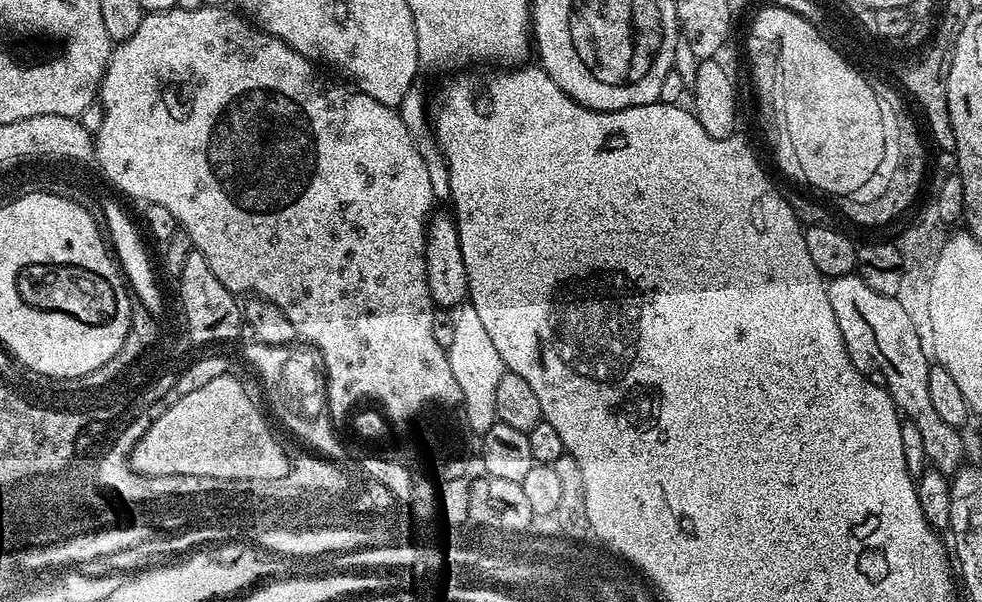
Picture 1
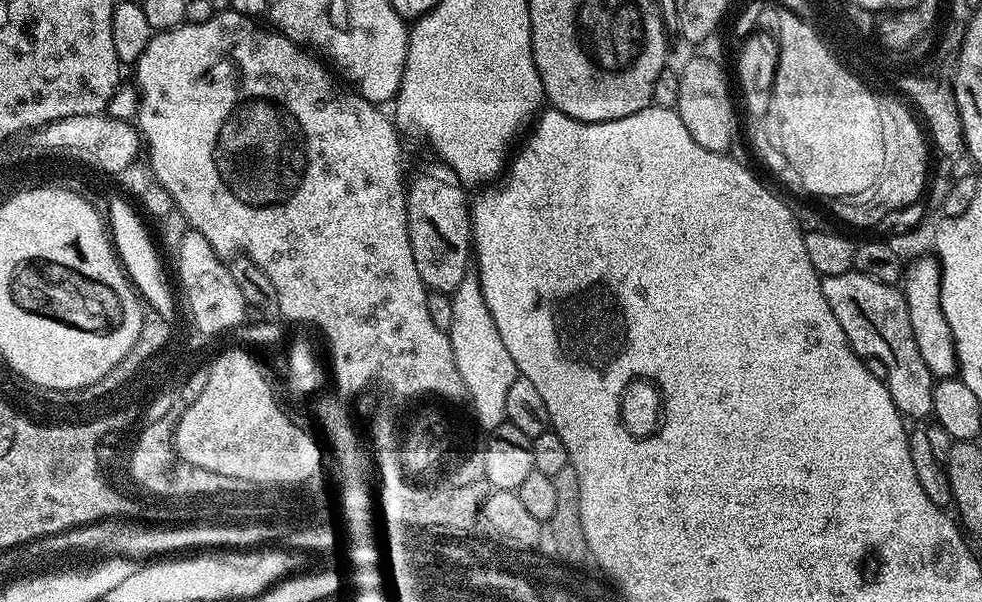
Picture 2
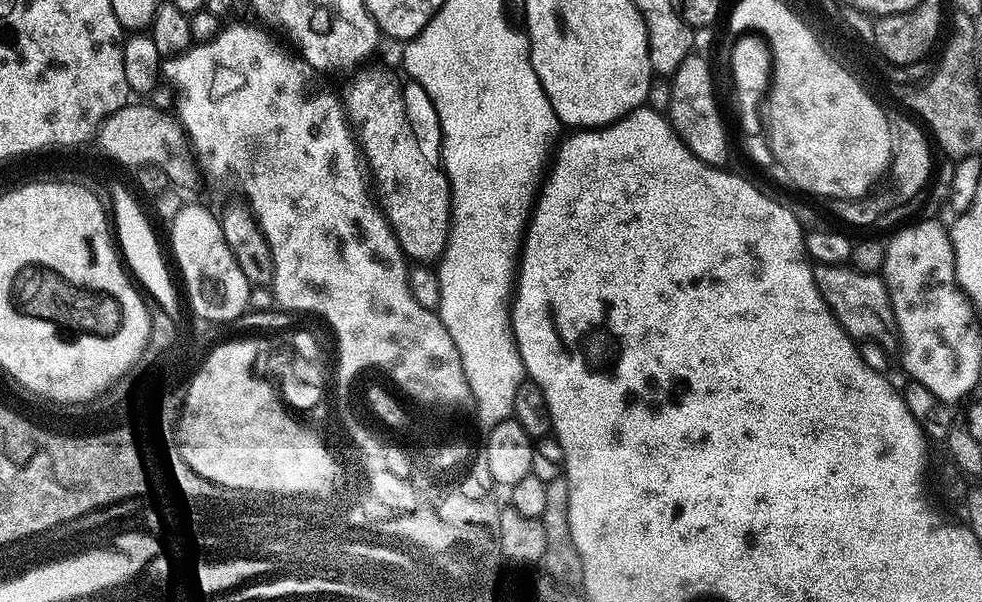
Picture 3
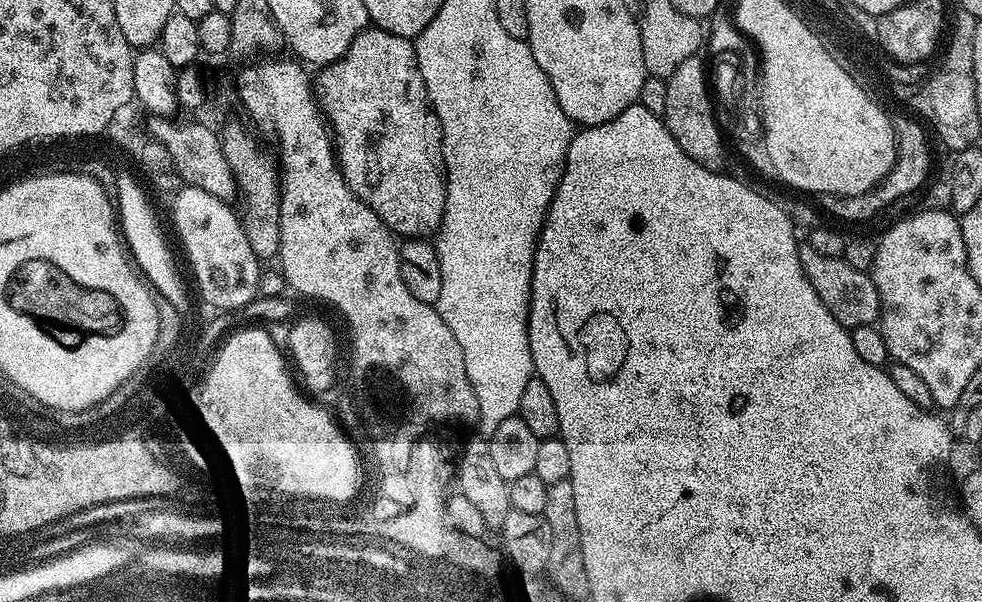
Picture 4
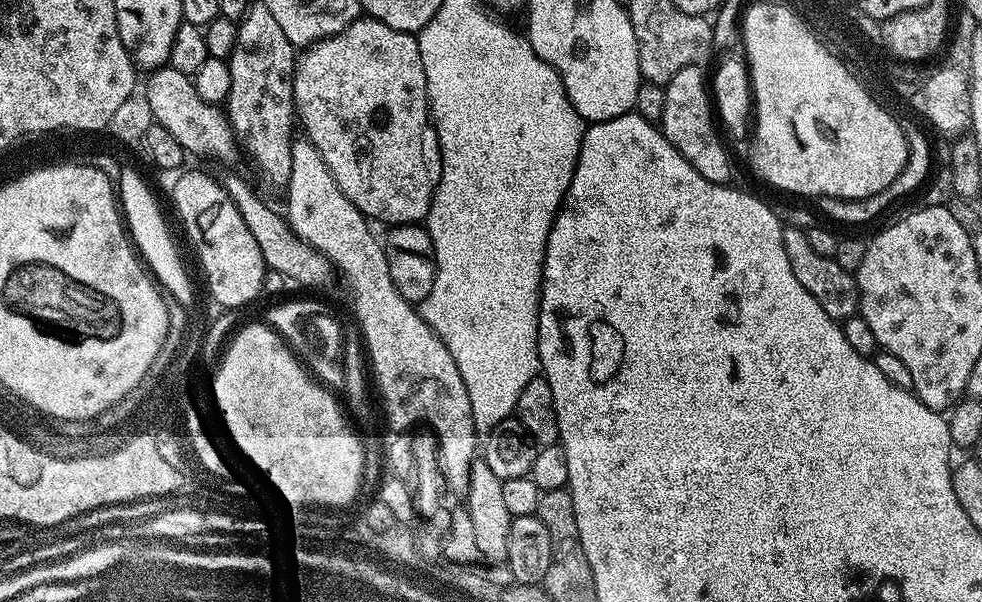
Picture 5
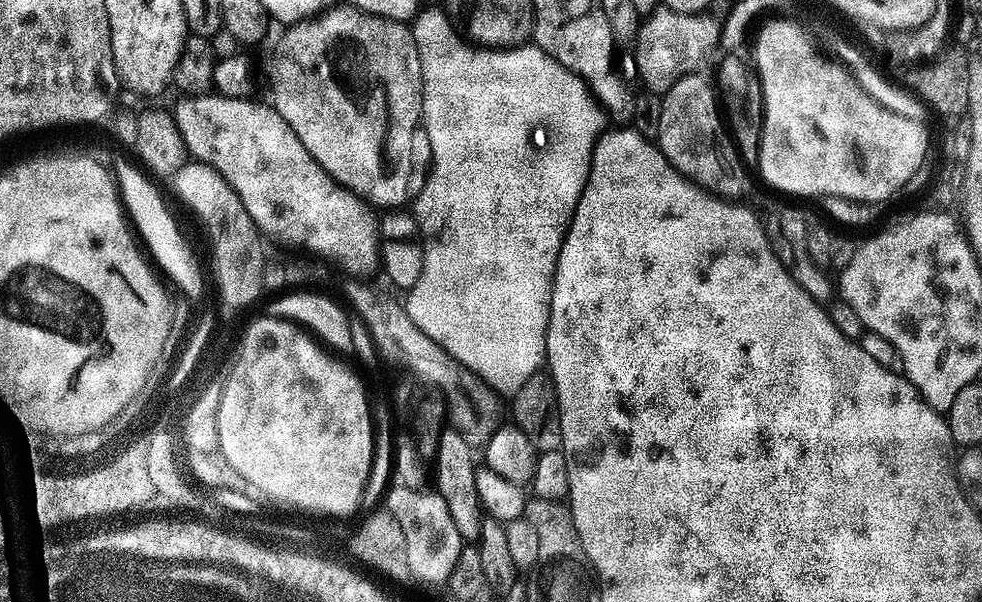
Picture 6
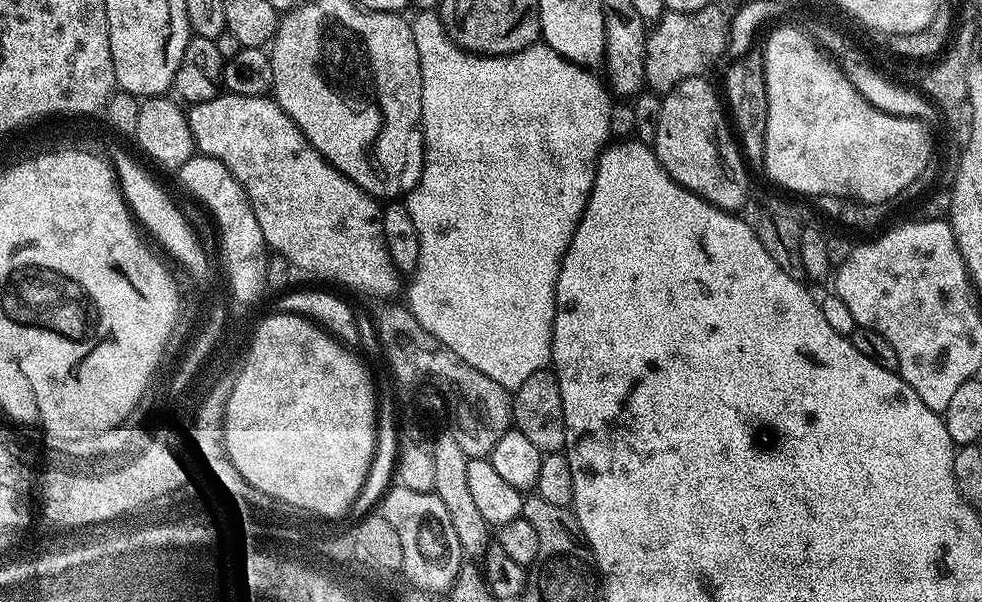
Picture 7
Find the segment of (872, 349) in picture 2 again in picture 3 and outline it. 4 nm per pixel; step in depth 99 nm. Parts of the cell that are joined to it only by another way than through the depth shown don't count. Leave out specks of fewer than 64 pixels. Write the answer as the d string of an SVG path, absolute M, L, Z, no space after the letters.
M816 264L816 285L828 309L857 342L871 342L882 348L895 349L898 344L896 318L888 297L888 287L879 275L857 272L851 266Z

